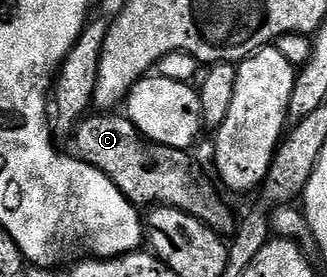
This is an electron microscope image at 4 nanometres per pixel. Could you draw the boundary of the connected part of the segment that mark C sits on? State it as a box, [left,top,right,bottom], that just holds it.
[71,113,238,237]

